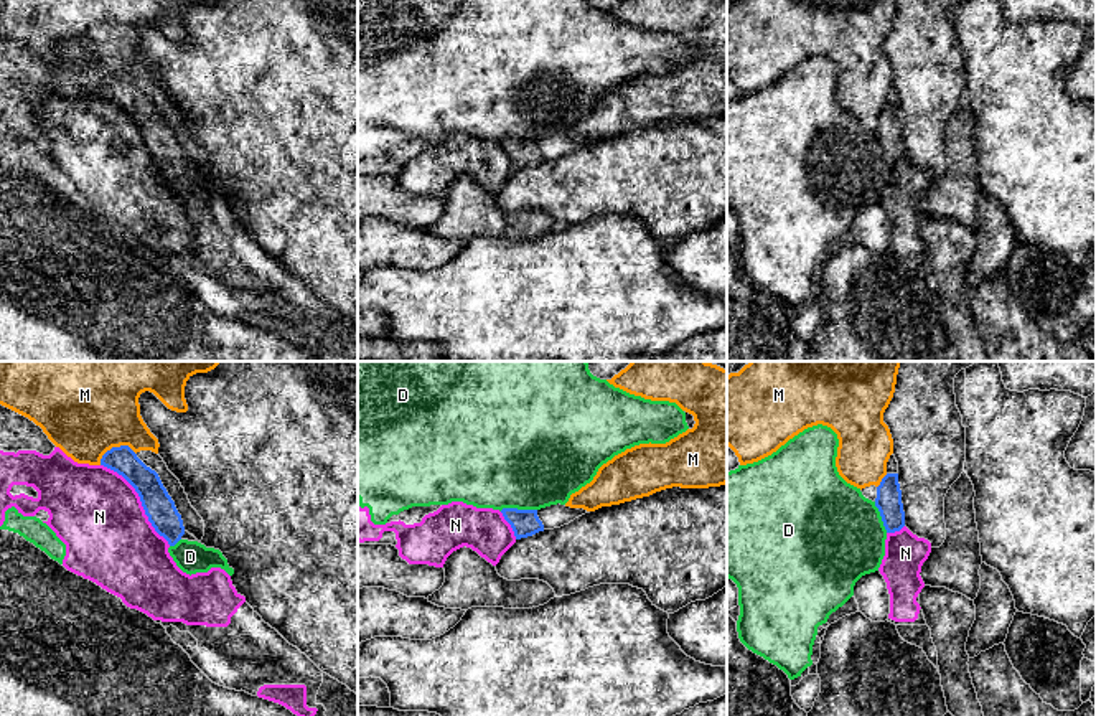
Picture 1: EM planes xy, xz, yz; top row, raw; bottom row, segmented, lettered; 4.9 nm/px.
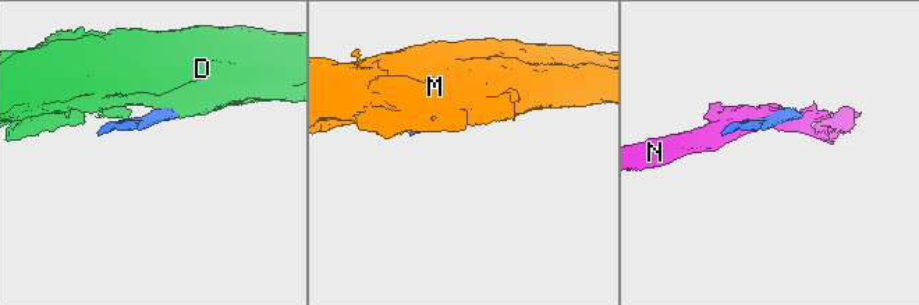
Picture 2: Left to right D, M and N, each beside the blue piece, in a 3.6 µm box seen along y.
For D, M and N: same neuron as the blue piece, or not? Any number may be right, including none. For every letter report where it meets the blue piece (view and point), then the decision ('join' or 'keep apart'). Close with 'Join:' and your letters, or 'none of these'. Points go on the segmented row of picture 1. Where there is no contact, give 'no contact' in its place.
D: xz (516, 508) | keep apart
M: xy (114, 447) | keep apart
N: xy (140, 500) | join
Join: N

